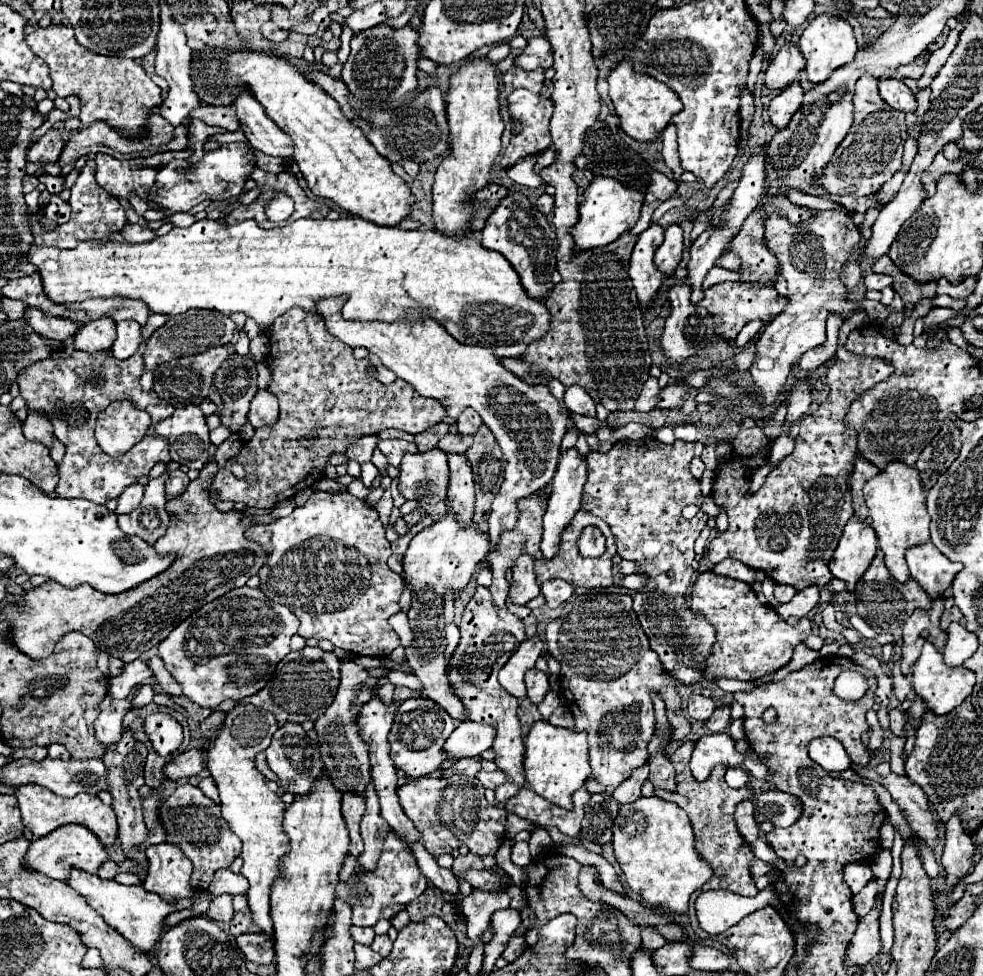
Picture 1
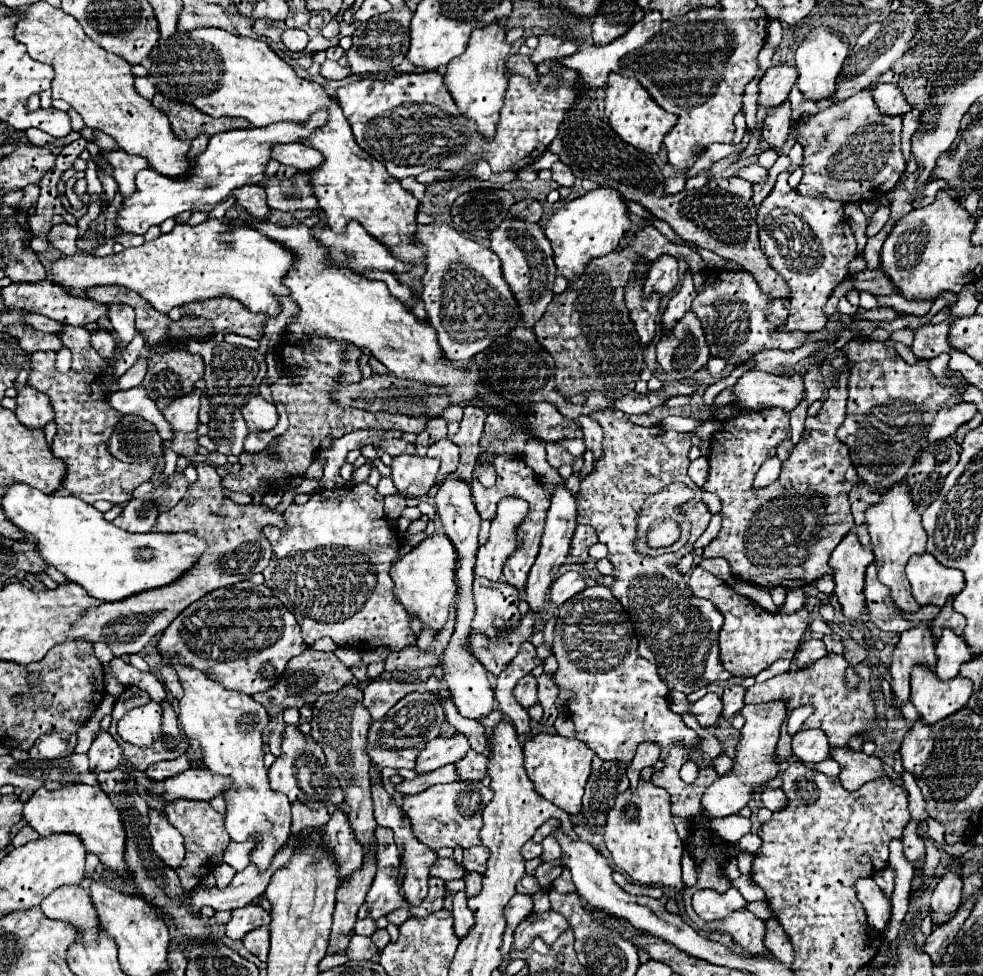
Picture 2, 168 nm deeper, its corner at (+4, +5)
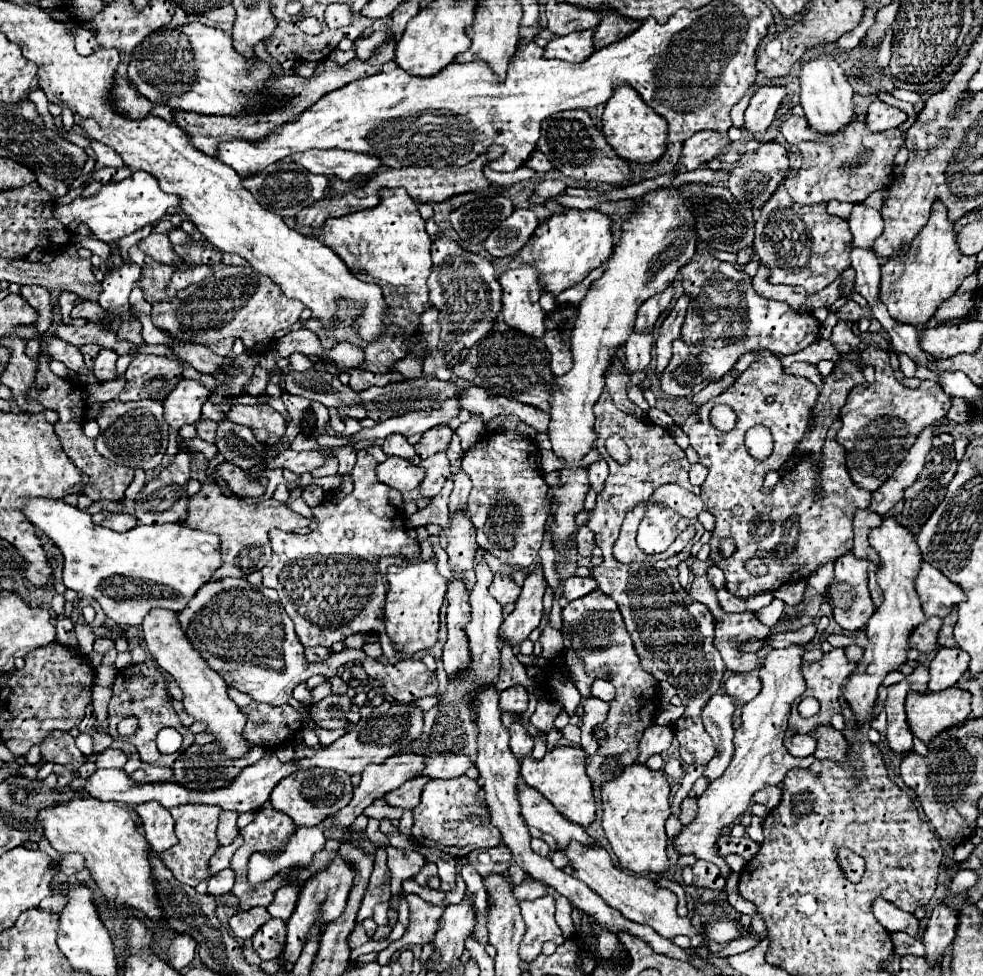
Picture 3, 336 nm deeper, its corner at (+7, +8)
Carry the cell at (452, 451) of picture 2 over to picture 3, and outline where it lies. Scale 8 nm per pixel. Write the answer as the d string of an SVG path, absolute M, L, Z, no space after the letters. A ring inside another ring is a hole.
M436 453L434 457L428 457L420 463L420 467L426 471L424 481L420 483L422 497L434 497L440 493L442 485L450 477L450 463L446 459L446 453Z

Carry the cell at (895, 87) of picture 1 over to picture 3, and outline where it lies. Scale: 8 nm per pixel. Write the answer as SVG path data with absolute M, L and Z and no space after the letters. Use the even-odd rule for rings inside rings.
M876 99L870 103L868 113L866 113L866 127L872 133L880 133L886 129L896 129L900 127L904 121L908 119L908 115L896 107L886 105L884 101Z

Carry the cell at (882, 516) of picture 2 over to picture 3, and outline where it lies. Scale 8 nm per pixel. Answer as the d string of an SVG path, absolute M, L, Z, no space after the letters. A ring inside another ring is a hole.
M886 517L878 529L870 531L870 545L882 559L882 565L876 573L878 573L878 585L884 591L884 603L876 609L876 613L868 621L866 627L868 645L864 647L864 655L858 661L858 671L854 671L848 677L844 689L844 699L852 707L858 727L874 719L874 707L878 701L878 689L882 687L882 681L886 679L888 673L900 671L900 667L908 661L906 657L906 651L910 649L908 637L918 625L926 621L922 603L914 587L914 579L922 565L922 555L916 545L916 539L910 537L910 533L906 533L906 529L902 529L894 517Z

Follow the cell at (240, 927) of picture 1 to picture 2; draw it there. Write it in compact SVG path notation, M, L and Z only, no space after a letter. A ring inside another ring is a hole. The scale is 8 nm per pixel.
M255 904L235 908L235 910L231 910L231 914L233 914L233 918L229 920L225 934L233 940L241 940L249 930L269 924L269 914L261 906L255 906Z

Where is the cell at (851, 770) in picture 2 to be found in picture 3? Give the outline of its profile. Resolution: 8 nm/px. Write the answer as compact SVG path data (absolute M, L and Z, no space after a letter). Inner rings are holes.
M820 725L814 731L816 737L816 751L814 757L816 759L832 759L832 761L846 761L846 749L848 743L844 739L844 735L840 731L836 731L830 725Z

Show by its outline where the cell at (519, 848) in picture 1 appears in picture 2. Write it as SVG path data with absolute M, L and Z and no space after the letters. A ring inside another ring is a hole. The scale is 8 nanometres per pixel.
M533 840L525 842L525 844L523 844L523 848L521 848L521 856L523 856L525 860L531 860L531 858L537 858L537 856L539 856L541 852L543 852L543 846L541 846L541 844L535 844Z

